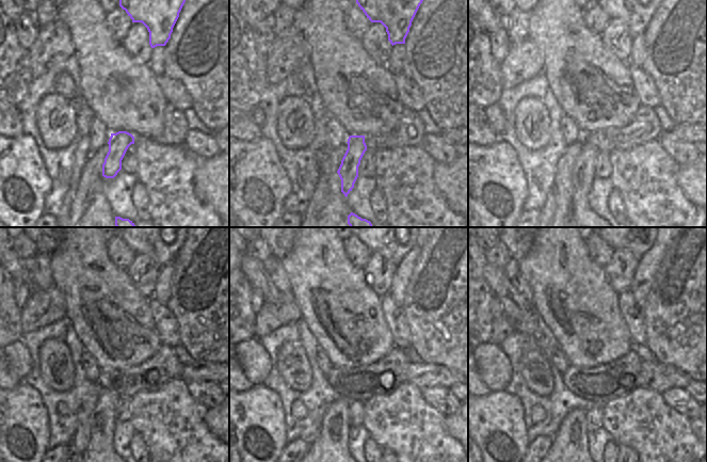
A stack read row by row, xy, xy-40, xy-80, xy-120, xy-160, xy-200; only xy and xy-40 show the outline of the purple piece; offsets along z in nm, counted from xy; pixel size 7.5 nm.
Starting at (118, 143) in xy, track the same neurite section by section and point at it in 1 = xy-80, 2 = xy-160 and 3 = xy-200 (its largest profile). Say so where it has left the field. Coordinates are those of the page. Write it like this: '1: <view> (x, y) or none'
1: xy-80 (583, 173)
2: xy-160 (331, 444)
3: xy-200 (569, 444)

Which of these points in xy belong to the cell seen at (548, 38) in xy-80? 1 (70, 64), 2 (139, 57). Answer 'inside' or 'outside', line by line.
1: outside
2: outside

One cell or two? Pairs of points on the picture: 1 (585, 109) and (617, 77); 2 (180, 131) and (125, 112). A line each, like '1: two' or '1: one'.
1: one
2: two

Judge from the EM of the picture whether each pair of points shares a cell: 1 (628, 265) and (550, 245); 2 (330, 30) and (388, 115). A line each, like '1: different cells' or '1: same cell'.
1: different cells
2: same cell

